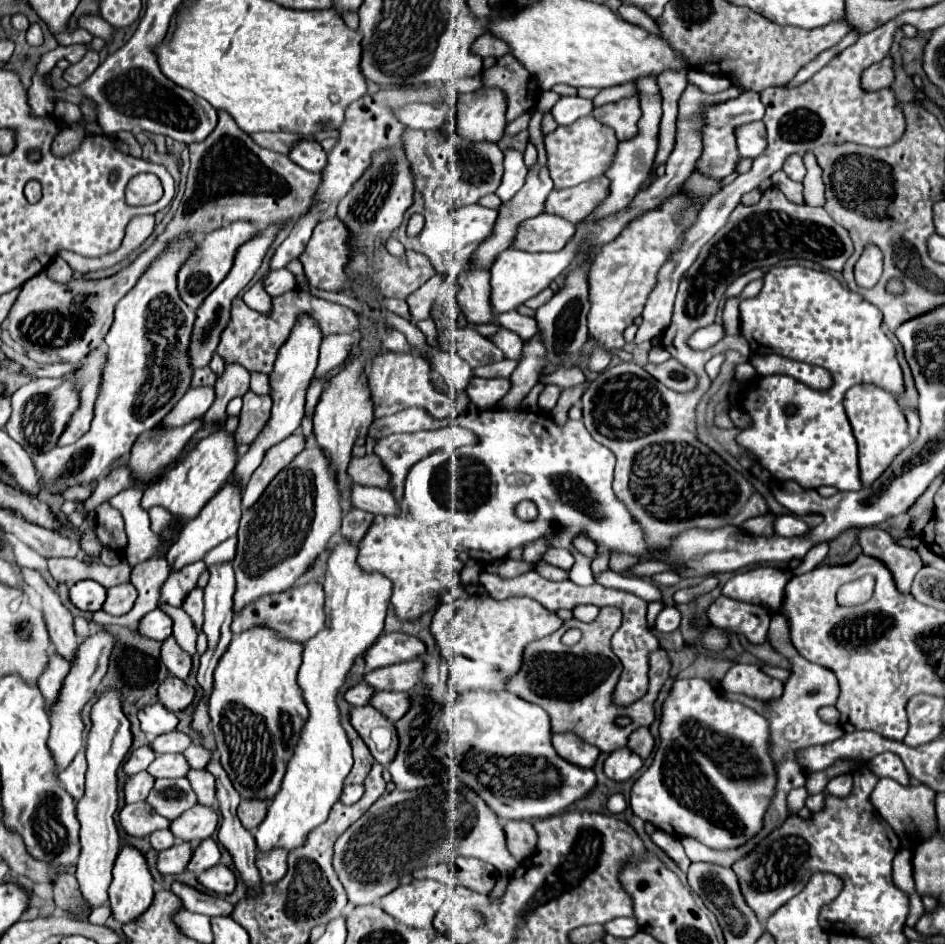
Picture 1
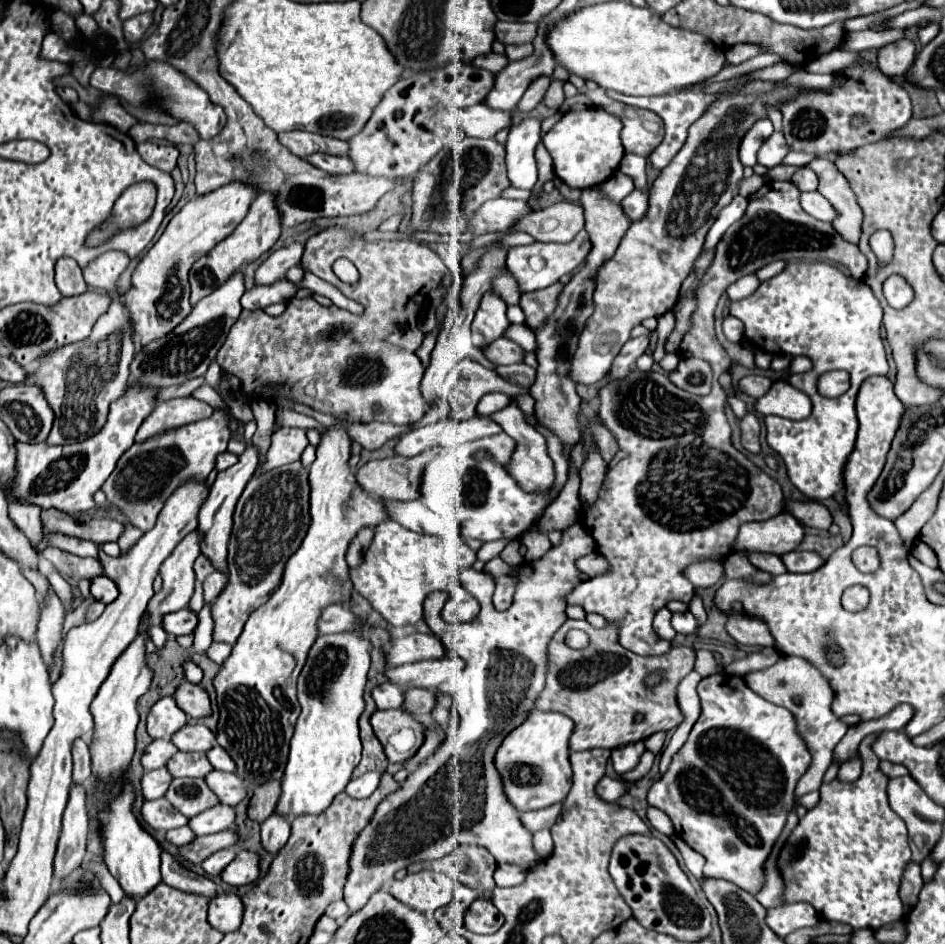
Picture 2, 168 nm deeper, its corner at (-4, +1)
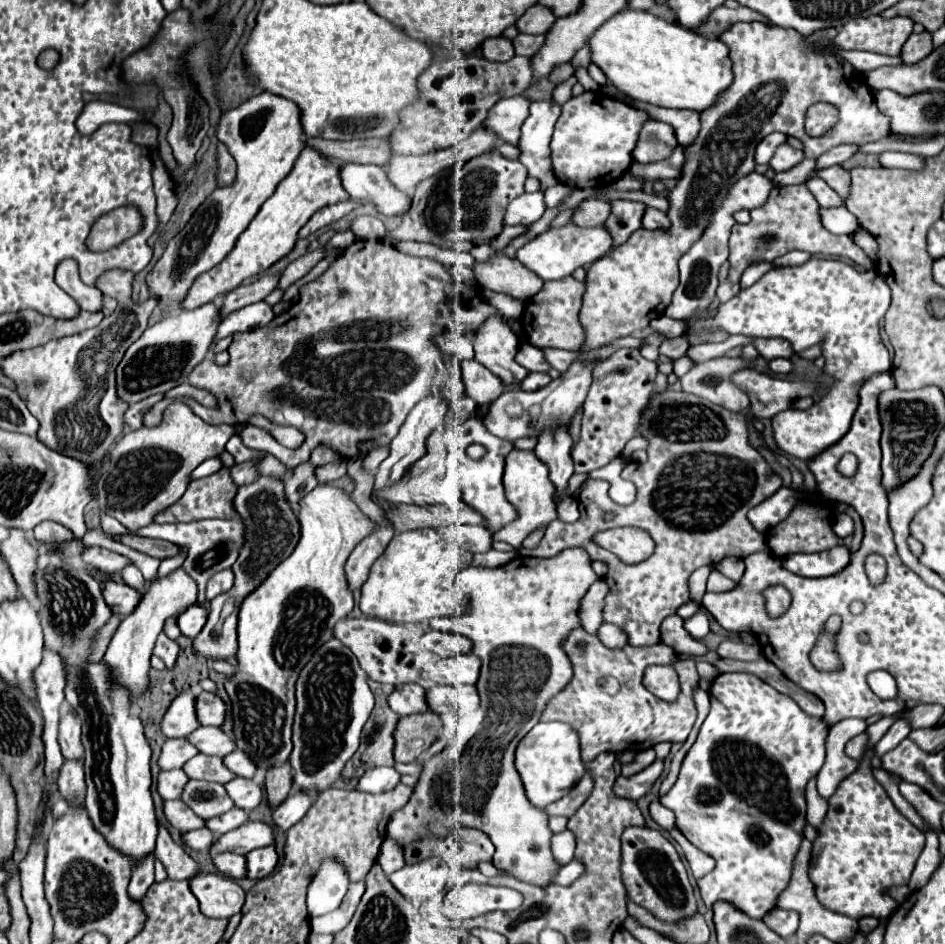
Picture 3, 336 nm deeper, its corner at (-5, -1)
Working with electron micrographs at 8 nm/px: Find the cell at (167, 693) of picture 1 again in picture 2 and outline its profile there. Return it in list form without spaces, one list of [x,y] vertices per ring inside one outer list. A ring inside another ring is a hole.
[[[183,681],[181,687],[177,687],[175,695],[173,695],[175,703],[193,719],[201,719],[211,715],[211,703],[209,703],[209,695],[201,685]]]

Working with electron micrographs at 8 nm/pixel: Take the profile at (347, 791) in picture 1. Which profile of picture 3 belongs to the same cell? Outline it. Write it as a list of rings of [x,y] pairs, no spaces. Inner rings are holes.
[[[372,767],[362,775],[356,789],[368,793],[382,793],[394,789],[398,783],[400,783],[400,773],[394,767]]]

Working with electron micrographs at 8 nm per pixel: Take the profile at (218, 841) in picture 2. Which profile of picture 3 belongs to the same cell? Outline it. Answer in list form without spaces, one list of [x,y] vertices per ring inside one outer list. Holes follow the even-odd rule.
[[[248,821],[242,827],[224,833],[222,837],[216,839],[216,843],[212,845],[210,853],[222,853],[222,851],[230,851],[230,853],[238,853],[238,855],[246,855],[258,847],[266,847],[266,845],[274,845],[274,831],[268,823],[260,823],[260,821]]]

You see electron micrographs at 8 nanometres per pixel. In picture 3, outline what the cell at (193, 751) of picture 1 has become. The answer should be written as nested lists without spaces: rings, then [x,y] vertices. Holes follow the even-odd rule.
[[[236,749],[236,751],[230,753],[230,755],[226,755],[224,761],[228,763],[228,769],[232,769],[232,771],[234,771],[236,775],[240,775],[240,777],[252,779],[254,773],[256,773],[256,765],[254,765],[254,763],[250,761],[250,757],[248,757],[244,751],[240,751],[240,749]]]

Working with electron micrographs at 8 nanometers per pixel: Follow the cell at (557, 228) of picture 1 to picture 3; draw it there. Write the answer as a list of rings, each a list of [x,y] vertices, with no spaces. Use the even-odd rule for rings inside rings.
[[[586,199],[574,213],[572,223],[576,225],[604,225],[604,221],[608,219],[612,207],[610,201],[606,199]]]

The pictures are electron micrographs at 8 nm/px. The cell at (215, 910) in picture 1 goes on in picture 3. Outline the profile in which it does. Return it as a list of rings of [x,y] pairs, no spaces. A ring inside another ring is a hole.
[[[158,825],[154,857],[158,857],[164,863],[170,879],[190,879],[200,871],[194,859],[184,851],[180,843],[172,839],[170,831],[164,825]]]

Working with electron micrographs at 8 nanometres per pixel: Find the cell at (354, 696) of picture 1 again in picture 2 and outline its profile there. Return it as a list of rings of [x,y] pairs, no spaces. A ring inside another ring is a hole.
[[[383,683],[371,691],[377,709],[399,709],[403,703],[403,689],[395,683]]]

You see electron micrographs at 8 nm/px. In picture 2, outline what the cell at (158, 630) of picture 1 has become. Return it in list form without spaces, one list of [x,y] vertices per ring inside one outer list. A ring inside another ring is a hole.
[[[181,609],[181,611],[175,611],[175,613],[167,613],[163,617],[163,629],[167,633],[173,633],[173,635],[187,635],[187,633],[193,633],[195,629],[195,623],[197,623],[197,615],[189,609]]]

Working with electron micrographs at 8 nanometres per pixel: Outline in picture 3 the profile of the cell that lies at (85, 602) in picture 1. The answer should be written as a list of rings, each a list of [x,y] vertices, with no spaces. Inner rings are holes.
[[[108,581],[108,585],[104,587],[104,599],[106,605],[116,613],[116,615],[130,615],[136,605],[142,601],[142,593],[136,591],[134,587],[128,585],[120,585],[114,581]]]

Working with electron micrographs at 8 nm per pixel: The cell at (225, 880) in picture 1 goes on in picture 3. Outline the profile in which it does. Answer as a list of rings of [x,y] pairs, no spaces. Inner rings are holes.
[[[260,847],[252,853],[246,855],[248,861],[248,877],[250,879],[264,879],[266,875],[270,875],[278,863],[278,853],[272,847]]]

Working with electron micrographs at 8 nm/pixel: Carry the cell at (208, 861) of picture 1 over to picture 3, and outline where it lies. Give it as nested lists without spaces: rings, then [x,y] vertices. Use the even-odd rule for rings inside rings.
[[[218,853],[214,857],[214,865],[218,871],[230,879],[244,879],[246,877],[246,859],[236,853]]]

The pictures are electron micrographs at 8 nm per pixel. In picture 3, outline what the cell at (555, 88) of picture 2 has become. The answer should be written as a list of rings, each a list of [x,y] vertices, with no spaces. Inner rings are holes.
[[[568,61],[568,63],[564,63],[564,65],[558,65],[558,67],[554,67],[554,71],[550,73],[550,81],[552,83],[556,83],[556,85],[560,85],[560,83],[564,83],[568,77],[572,77],[574,75],[574,67],[572,67],[572,63]]]

